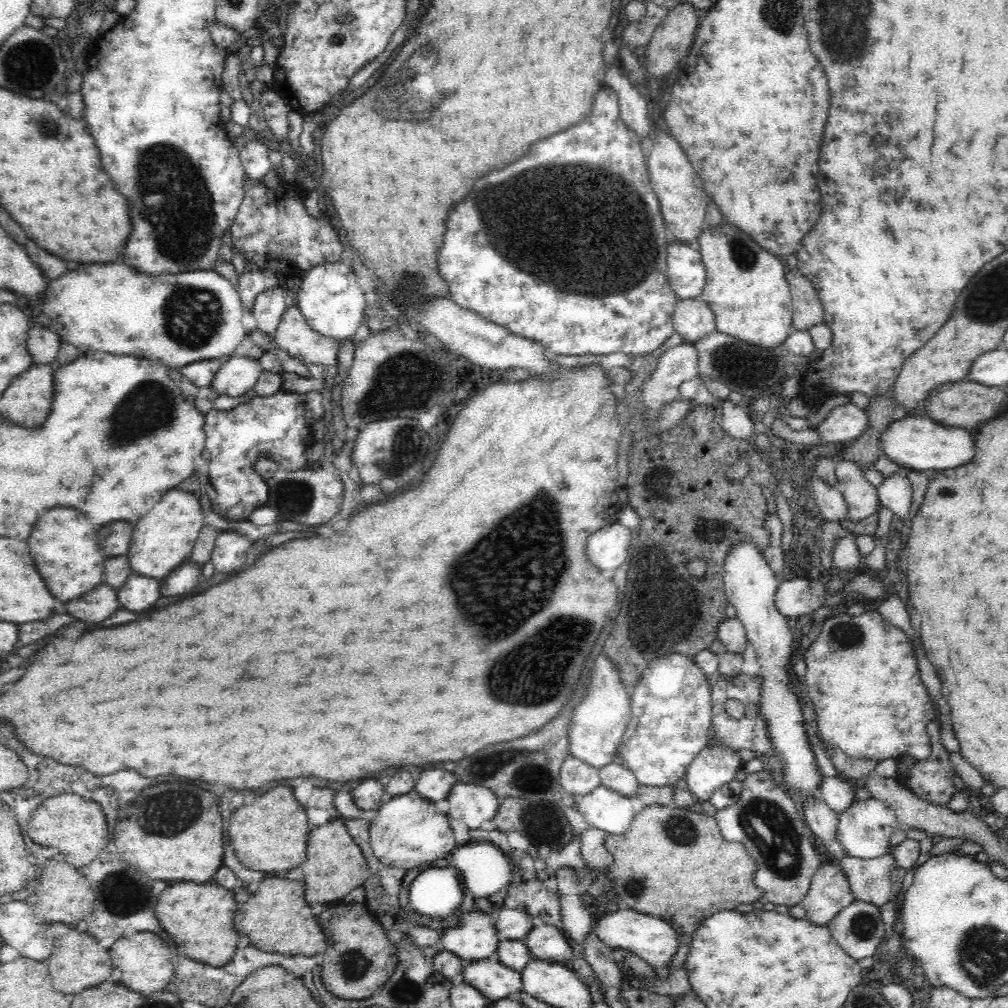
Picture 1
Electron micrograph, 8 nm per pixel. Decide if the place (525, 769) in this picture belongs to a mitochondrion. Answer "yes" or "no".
yes

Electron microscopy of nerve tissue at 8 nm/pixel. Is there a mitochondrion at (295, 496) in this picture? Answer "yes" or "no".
yes

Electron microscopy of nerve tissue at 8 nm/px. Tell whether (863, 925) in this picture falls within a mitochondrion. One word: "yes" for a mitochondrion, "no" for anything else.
yes

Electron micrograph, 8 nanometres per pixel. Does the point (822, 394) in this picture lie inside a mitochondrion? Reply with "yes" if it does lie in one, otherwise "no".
no

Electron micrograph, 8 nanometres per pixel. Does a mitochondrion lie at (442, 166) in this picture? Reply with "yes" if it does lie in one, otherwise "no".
no

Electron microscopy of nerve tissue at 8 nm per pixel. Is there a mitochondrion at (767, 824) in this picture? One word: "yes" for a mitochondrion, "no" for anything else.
yes

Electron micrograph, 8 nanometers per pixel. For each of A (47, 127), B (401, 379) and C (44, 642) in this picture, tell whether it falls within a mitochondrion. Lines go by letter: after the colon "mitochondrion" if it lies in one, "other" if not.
A: mitochondrion
B: mitochondrion
C: other

